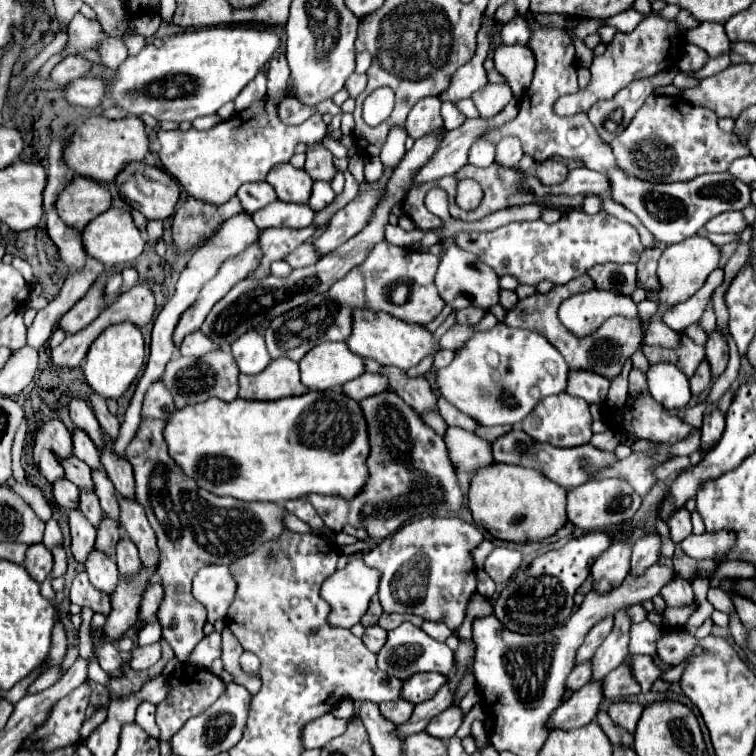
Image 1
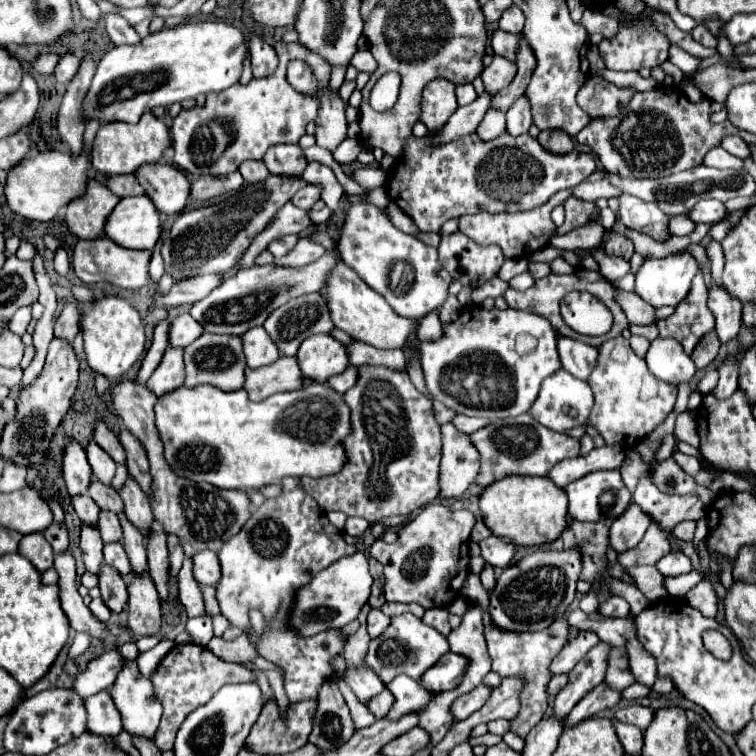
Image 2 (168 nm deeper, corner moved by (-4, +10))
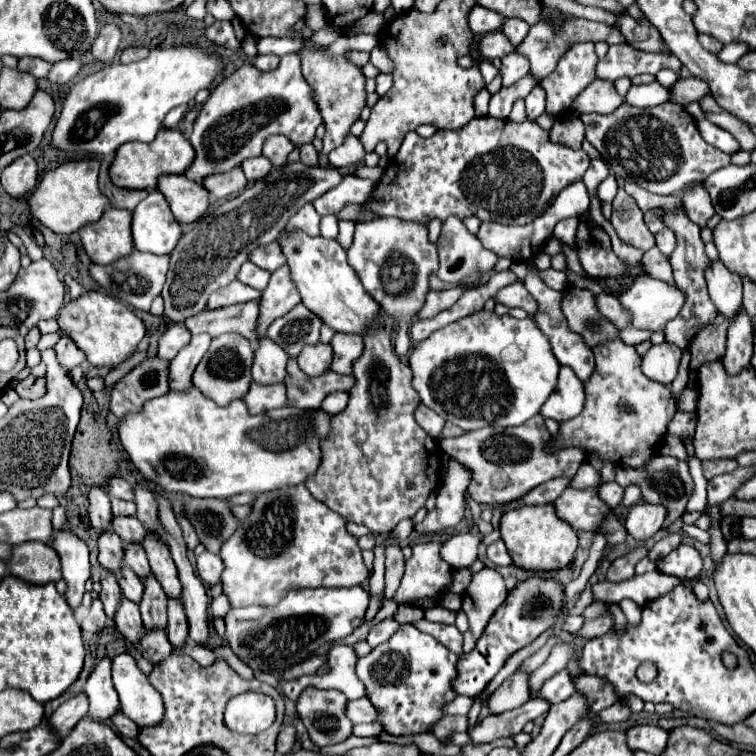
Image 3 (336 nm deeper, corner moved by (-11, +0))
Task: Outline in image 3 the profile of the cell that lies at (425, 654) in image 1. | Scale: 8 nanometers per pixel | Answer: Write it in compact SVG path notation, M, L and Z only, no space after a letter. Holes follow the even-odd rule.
M403 624L385 644L357 660L357 676L367 686L369 700L379 708L381 714L377 722L383 724L387 734L419 734L441 718L441 706L457 696L451 688L457 676L457 658L457 654L433 636L423 634L413 624Z

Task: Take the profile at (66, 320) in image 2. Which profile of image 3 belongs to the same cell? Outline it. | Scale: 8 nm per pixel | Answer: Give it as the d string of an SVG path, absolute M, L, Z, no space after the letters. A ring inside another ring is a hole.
M69 336L59 338L55 352L57 352L57 358L59 358L59 362L63 364L65 370L73 370L75 366L81 366L85 362L83 352L77 348L77 344Z

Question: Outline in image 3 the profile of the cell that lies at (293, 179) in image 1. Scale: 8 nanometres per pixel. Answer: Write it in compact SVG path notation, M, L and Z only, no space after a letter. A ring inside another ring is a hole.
M271 136L271 140L267 140L267 146L263 146L263 156L269 158L273 166L281 168L287 164L287 156L293 148L295 146L285 136Z

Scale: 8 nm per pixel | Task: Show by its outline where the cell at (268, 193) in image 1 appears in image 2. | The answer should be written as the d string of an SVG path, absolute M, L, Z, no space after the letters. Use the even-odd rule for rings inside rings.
M248 160L248 162L242 162L238 170L240 170L240 174L244 176L244 180L246 180L248 184L256 184L258 180L268 178L268 168L264 166L264 162Z

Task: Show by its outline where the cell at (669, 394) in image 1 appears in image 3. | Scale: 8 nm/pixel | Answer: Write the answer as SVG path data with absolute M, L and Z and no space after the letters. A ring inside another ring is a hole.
M659 344L653 346L645 356L643 356L643 374L655 382L661 384L671 384L677 376L677 368L679 368L679 360L681 360L681 350L675 348L675 344Z

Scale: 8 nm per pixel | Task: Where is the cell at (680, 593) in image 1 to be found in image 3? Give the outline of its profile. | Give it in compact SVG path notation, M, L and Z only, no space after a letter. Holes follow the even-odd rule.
M689 544L677 546L671 554L667 554L663 560L657 562L659 572L677 578L695 578L701 572L701 566L703 562L699 552Z

